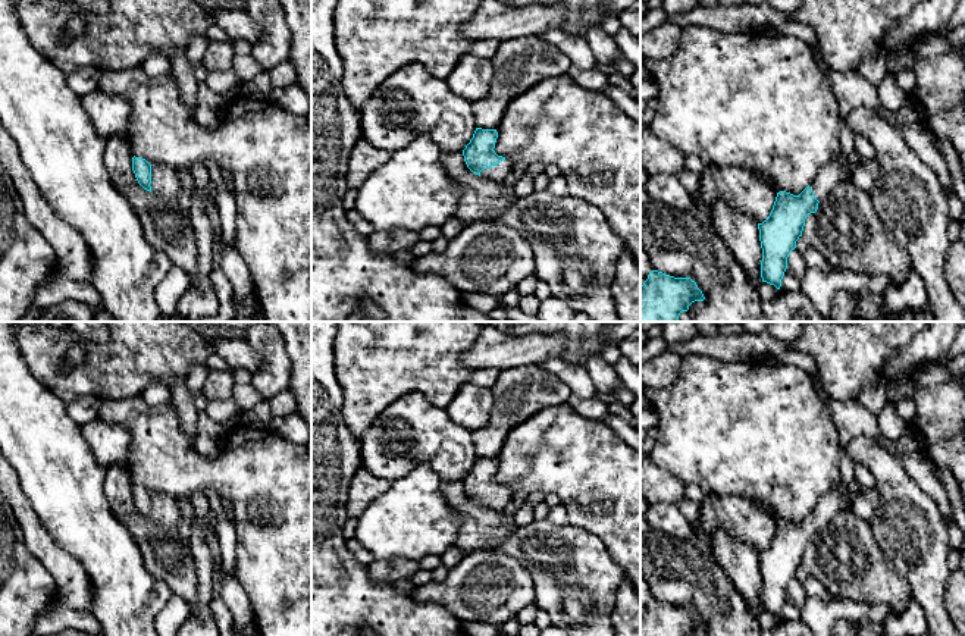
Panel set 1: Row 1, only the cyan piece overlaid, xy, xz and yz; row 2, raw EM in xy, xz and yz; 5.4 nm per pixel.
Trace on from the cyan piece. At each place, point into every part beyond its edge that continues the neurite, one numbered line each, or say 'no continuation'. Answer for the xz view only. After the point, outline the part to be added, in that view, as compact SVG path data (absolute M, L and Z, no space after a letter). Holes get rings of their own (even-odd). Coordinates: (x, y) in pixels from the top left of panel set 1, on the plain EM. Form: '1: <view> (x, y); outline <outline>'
1: xz (498, 503); outline M505 488L496 495L483 498L480 501L480 505L494 511L494 513L502 513L511 502L513 494L514 492L511 489Z

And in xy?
1: xy (165, 511); outline M151 494L151 521L154 524L176 527L182 518L176 499L170 495Z

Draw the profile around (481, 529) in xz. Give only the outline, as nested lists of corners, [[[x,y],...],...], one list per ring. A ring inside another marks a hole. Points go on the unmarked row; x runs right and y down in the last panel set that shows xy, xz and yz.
[[[442,480],[442,495],[461,516],[454,545],[464,552],[492,551],[517,530],[513,518],[473,502],[463,480]]]

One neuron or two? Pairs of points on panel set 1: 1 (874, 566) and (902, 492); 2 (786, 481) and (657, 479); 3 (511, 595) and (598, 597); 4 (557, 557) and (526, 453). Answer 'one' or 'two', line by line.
1: two
2: two
3: two
4: two

